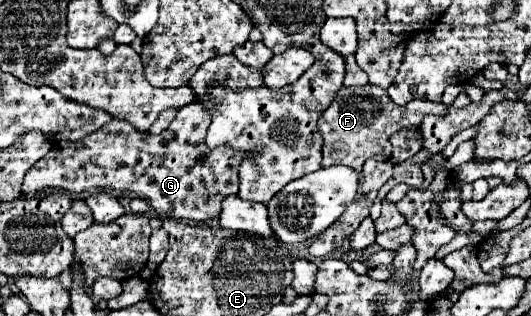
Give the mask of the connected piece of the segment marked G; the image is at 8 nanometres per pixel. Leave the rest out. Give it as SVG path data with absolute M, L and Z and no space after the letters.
M199 102L181 108L171 126L159 136L141 134L123 120L111 120L81 140L57 144L27 170L21 192L33 196L43 188L59 188L71 194L97 192L99 188L107 192L129 190L145 198L161 218L183 218L197 224L215 220L221 202L229 194L237 194L237 170L245 154L233 154L229 146L209 150L205 146L207 128L209 114Z

